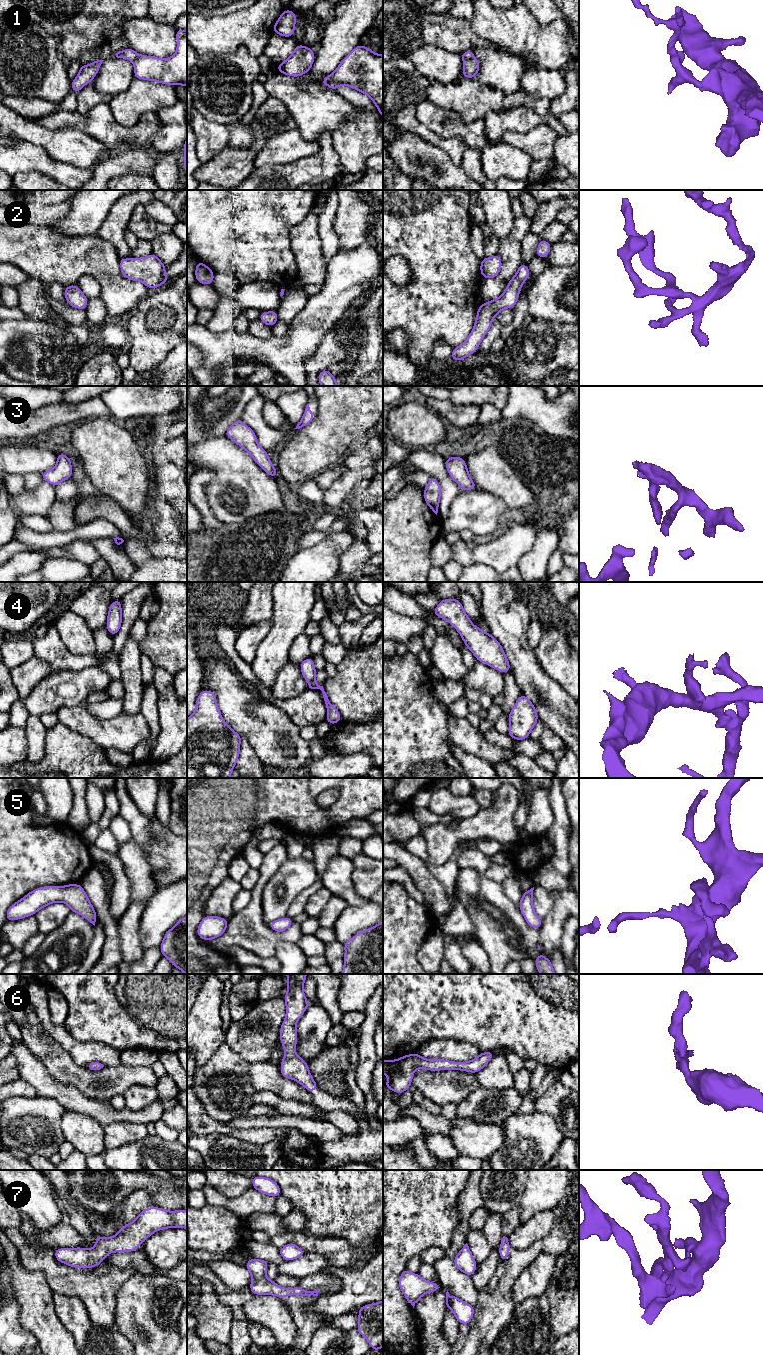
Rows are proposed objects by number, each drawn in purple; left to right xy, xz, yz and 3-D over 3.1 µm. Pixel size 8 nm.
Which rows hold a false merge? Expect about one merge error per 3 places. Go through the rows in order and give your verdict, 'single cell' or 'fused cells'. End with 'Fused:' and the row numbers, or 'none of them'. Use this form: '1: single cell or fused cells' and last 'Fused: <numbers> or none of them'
1: fused cells
2: single cell
3: single cell
4: single cell
5: single cell
6: single cell
7: single cell
Fused: 1

